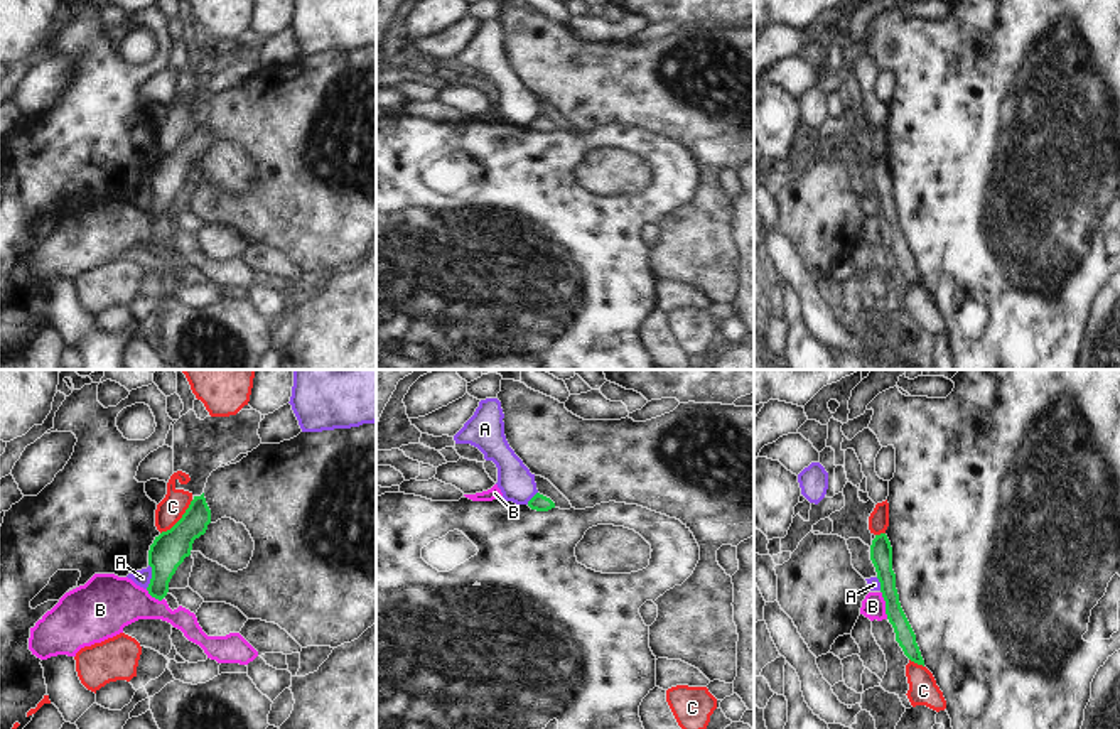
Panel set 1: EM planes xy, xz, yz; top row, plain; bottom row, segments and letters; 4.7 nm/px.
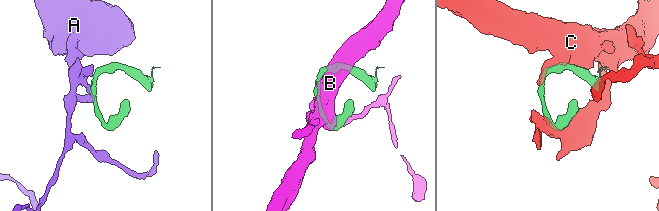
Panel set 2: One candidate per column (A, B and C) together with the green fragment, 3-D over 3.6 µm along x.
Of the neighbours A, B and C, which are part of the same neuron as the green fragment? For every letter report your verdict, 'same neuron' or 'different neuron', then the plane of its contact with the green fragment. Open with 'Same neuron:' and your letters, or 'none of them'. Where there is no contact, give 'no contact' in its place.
Same neuron: none of them
A: different neuron; contact in xy
B: different neuron; contact in yz
C: different neuron; contact in xy

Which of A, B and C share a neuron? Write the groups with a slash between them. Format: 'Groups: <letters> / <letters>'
Groups: A / B / C

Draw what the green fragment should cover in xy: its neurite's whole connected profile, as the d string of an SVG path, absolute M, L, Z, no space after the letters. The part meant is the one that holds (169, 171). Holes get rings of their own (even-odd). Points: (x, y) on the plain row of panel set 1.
M202 115L194 118L182 140L170 152L155 159L148 172L152 201L147 213L152 219L162 223L167 218L172 197L191 177L194 162L206 155L209 145L211 132Z

